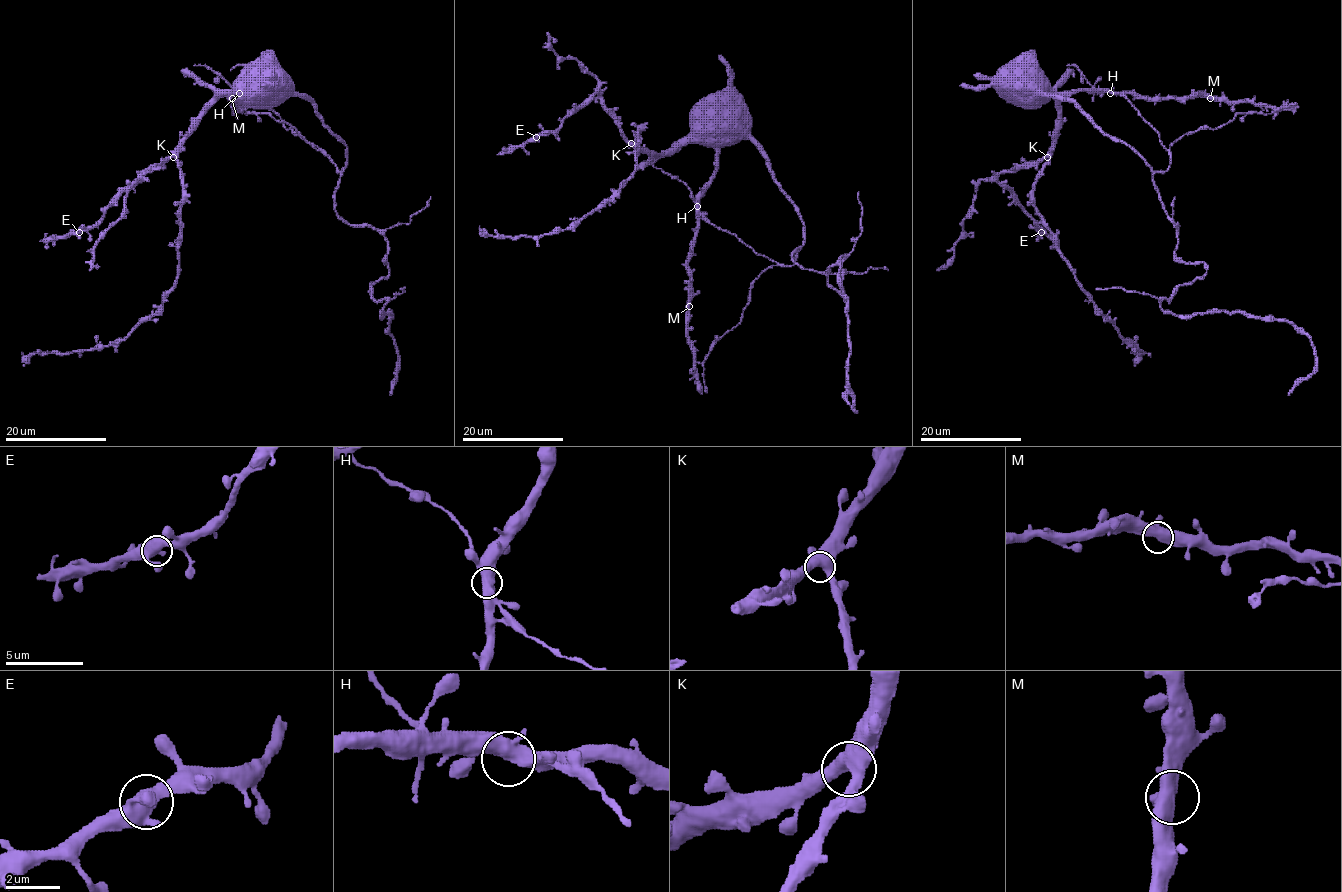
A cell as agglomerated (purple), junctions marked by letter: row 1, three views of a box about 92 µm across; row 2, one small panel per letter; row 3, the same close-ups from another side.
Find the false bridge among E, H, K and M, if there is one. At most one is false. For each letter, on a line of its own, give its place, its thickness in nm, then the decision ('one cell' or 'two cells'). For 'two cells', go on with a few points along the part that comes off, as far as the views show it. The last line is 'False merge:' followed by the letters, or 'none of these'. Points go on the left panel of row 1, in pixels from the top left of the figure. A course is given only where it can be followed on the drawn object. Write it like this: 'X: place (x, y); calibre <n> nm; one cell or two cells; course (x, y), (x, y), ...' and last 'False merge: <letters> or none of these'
E: place (79, 232); calibre 480 nm; one cell
H: place (239, 93); calibre 440 nm; one cell
K: place (173, 157); calibre 480 nm; one cell
M: place (232, 98); calibre 460 nm; one cell
False merge: none of these

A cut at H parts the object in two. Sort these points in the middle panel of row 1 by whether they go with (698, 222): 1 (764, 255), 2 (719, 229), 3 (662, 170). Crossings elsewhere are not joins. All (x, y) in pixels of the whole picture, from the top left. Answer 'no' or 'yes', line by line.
1: no
2: no
3: no

